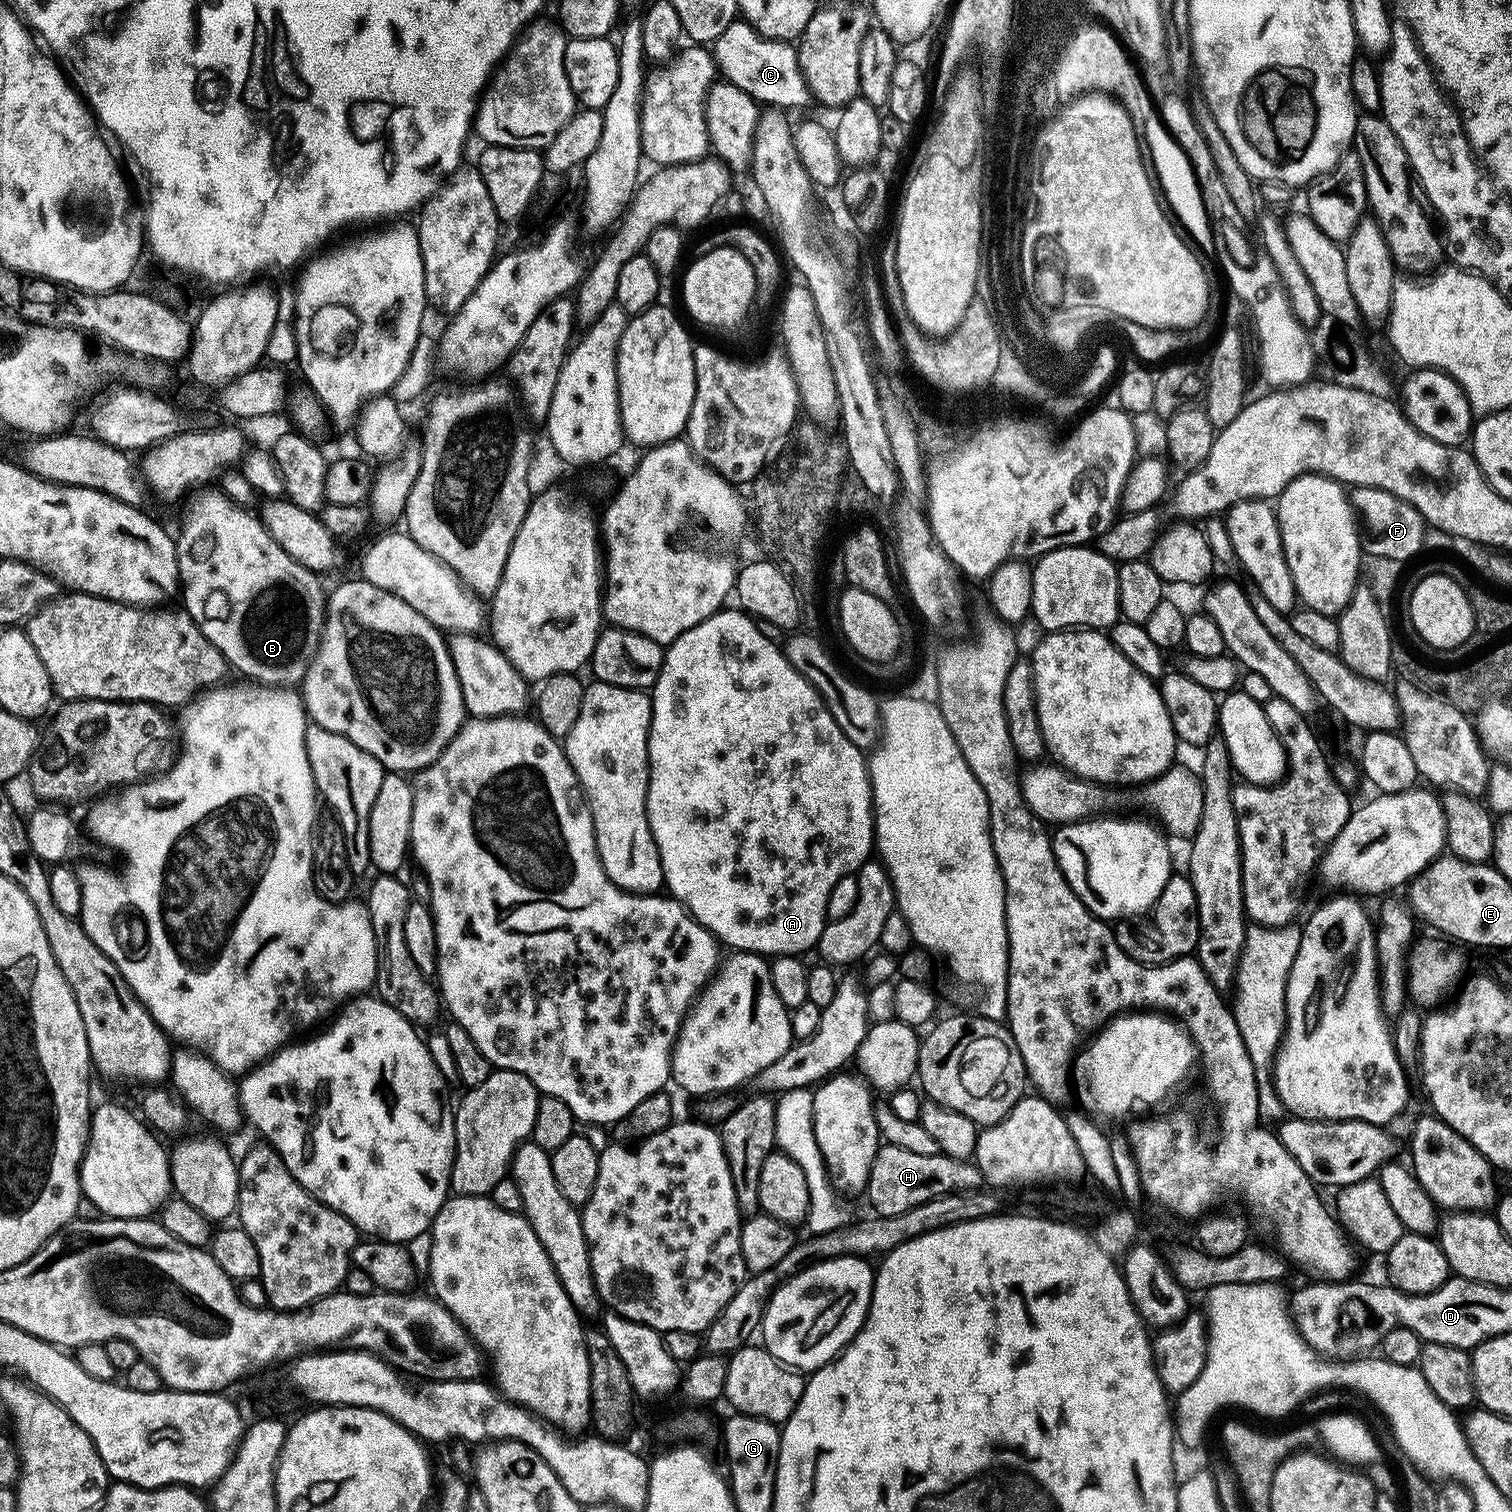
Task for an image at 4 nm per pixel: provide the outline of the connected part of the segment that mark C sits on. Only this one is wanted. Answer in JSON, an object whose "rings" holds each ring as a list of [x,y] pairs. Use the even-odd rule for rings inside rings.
{"rings":[[[737,18],[733,24],[726,26],[726,30],[722,30],[714,42],[714,59],[727,83],[738,86],[761,105],[789,110],[804,108],[810,101],[797,49],[783,40],[767,40],[743,18]]]}

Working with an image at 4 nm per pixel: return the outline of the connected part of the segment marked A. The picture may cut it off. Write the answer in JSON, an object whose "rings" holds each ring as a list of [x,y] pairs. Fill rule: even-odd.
{"rings":[[[721,610],[710,618],[698,622],[698,626],[686,630],[686,634],[682,634],[677,640],[673,640],[671,644],[667,645],[664,661],[662,662],[662,670],[658,674],[655,684],[650,689],[652,698],[652,725],[648,731],[648,821],[650,822],[652,837],[658,846],[658,854],[662,862],[664,883],[667,891],[672,891],[669,893],[688,909],[692,919],[700,923],[702,927],[708,929],[721,945],[727,946],[729,944],[732,950],[739,950],[741,952],[755,952],[757,954],[769,954],[768,952],[772,952],[771,955],[773,957],[804,954],[807,948],[815,949],[819,945],[820,935],[830,916],[830,913],[828,913],[828,899],[831,898],[832,891],[839,886],[840,879],[848,875],[848,877],[851,877],[853,874],[859,872],[864,861],[869,859],[870,853],[873,851],[874,809],[872,806],[870,768],[866,763],[865,753],[858,746],[854,746],[854,742],[850,742],[850,738],[846,738],[846,734],[842,734],[838,722],[834,722],[830,710],[824,704],[824,699],[813,690],[812,683],[802,674],[798,674],[798,670],[794,670],[794,666],[790,666],[790,662],[784,657],[781,645],[770,642],[770,638],[766,638],[766,634],[762,634],[760,624],[753,617],[749,616],[747,612],[743,610],[735,610],[736,612],[728,611]]]}

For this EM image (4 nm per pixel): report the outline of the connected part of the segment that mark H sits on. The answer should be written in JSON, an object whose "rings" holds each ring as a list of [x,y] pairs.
{"rings":[[[884,1144],[876,1152],[870,1170],[866,1197],[882,1216],[902,1214],[922,1202],[944,1196],[947,1192],[957,1190],[976,1190],[981,1187],[982,1177],[975,1163],[966,1160],[955,1160],[946,1155],[913,1154],[893,1144]]]}

